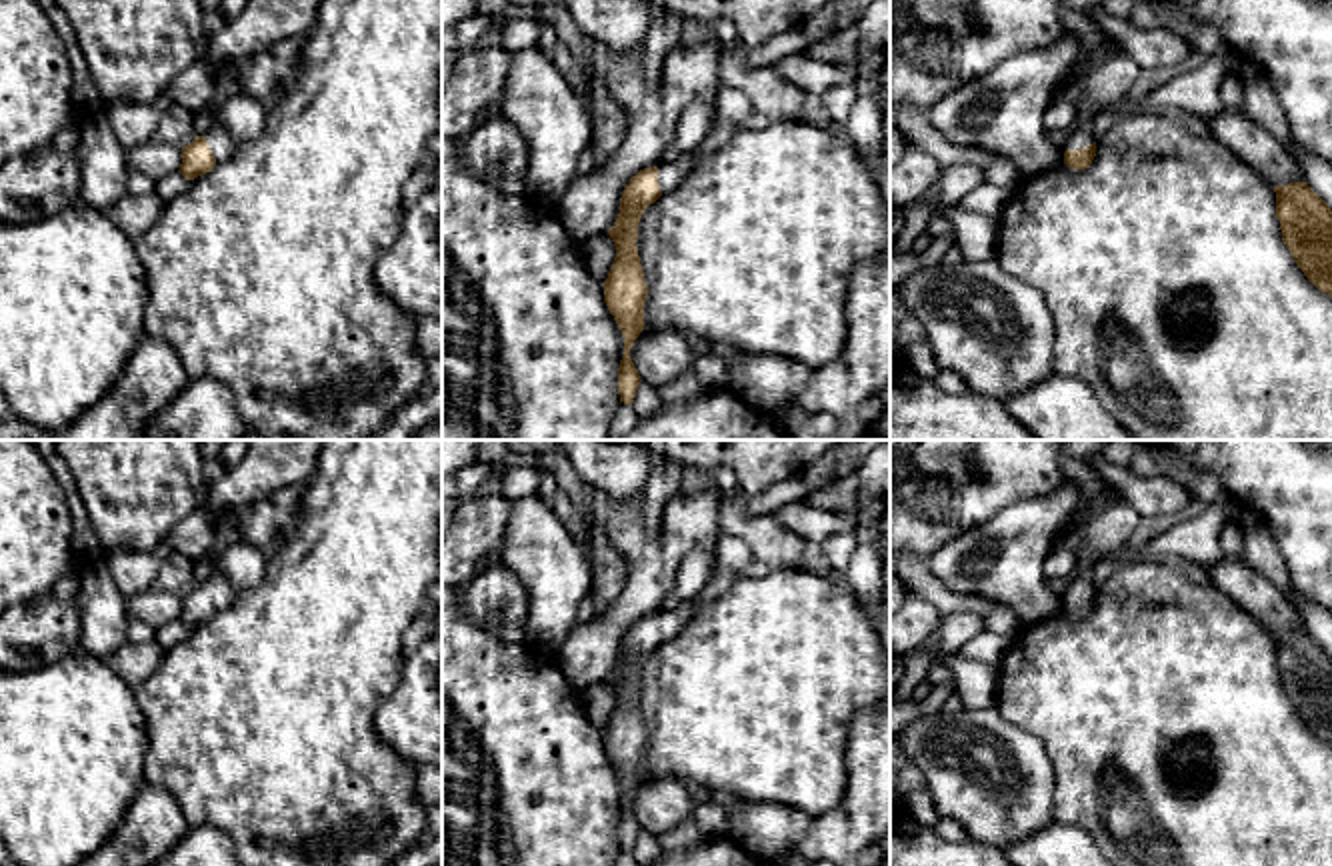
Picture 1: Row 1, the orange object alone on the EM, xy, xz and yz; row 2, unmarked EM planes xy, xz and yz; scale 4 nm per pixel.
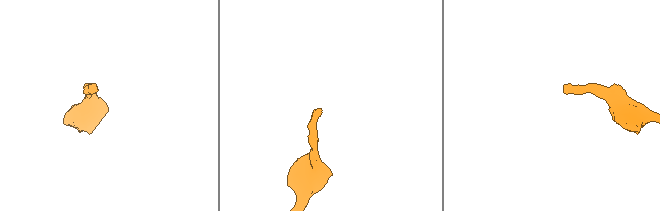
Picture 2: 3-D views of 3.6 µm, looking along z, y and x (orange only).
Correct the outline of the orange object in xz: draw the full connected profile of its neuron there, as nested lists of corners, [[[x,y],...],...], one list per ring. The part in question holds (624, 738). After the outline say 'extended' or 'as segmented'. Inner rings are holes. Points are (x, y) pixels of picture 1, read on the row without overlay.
[[[696,596],[680,602],[670,612],[640,618],[622,638],[620,662],[608,678],[616,694],[616,706],[604,728],[604,750],[622,778],[624,804],[618,816],[618,842],[620,850],[634,850],[640,822],[630,806],[634,788],[644,778],[644,750],[648,734],[638,704],[638,670],[644,658],[654,652],[662,642],[676,638],[688,620],[694,616]]] | extended

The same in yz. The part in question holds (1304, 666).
[[[1308,630],[1274,634],[1274,640],[1282,690],[1304,724],[1332,744],[1332,658]]] | as segmented

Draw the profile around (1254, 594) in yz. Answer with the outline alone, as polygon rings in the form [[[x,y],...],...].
[[[1224,556],[1214,566],[1198,566],[1192,562],[1178,566],[1192,578],[1214,584],[1272,636],[1290,630],[1306,630],[1292,602],[1266,576],[1252,570],[1244,556]]]

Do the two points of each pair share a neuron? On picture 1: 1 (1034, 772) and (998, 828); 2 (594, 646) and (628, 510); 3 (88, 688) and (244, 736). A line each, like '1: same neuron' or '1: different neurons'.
1: same neuron
2: same neuron
3: different neurons

